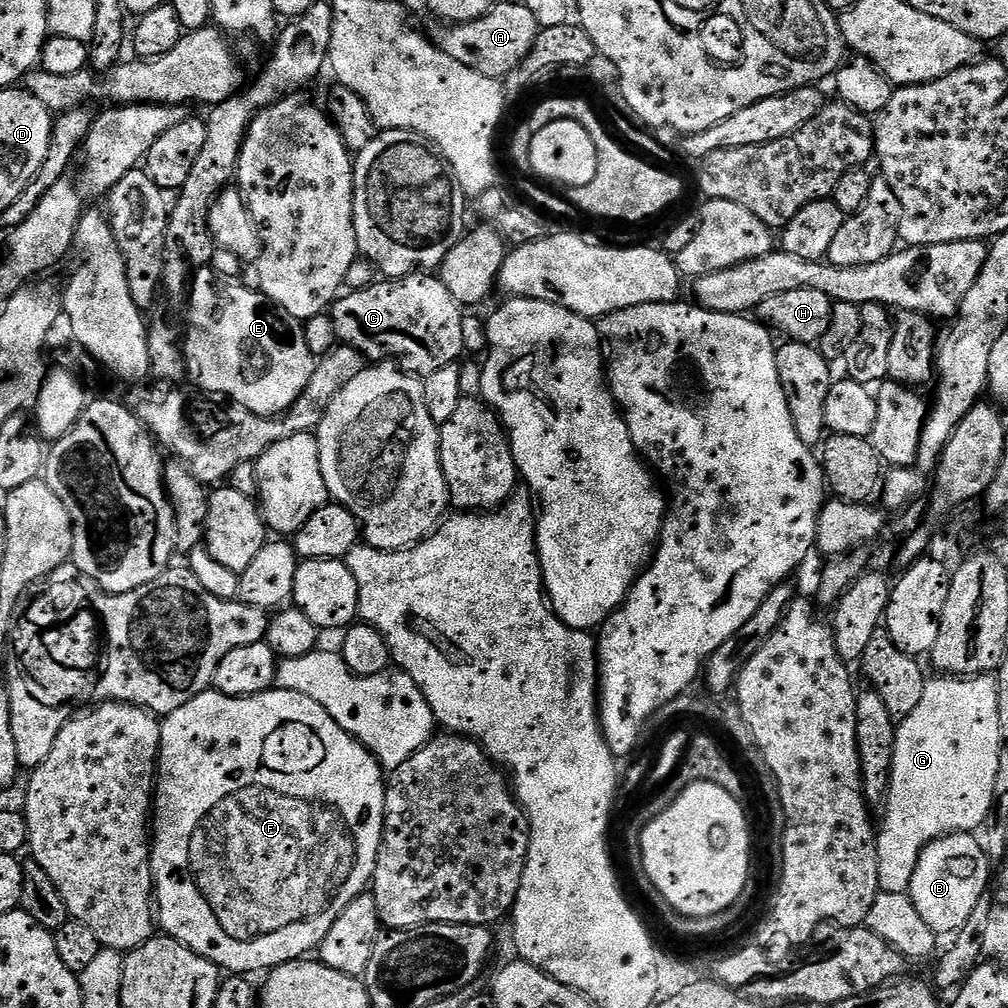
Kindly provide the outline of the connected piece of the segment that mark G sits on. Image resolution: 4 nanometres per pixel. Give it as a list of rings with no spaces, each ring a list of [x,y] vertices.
[[[991,675],[973,676],[971,678],[936,678],[929,679],[924,685],[922,699],[905,720],[896,725],[896,741],[894,742],[894,762],[890,774],[890,786],[888,795],[882,805],[884,821],[879,821],[876,834],[876,853],[878,854],[878,882],[881,892],[890,894],[902,894],[912,887],[914,870],[918,866],[918,858],[922,850],[931,840],[937,840],[943,836],[953,836],[955,832],[975,833],[975,828],[983,829],[986,821],[992,814],[992,799],[994,798],[994,778],[998,778],[998,758],[1000,757],[1000,743],[998,742],[998,690],[996,681]]]

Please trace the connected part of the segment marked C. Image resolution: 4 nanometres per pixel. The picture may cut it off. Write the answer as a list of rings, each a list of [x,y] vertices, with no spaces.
[[[413,274],[411,276],[401,276],[399,278],[384,278],[379,281],[381,284],[372,284],[369,288],[360,288],[357,292],[352,292],[341,295],[339,299],[333,303],[330,309],[332,324],[336,328],[337,337],[343,343],[350,345],[352,348],[357,348],[363,354],[365,361],[368,362],[394,362],[396,367],[401,368],[404,372],[410,372],[413,376],[421,378],[434,374],[434,370],[442,370],[442,366],[450,366],[457,363],[461,358],[460,355],[464,352],[464,316],[462,305],[451,296],[450,290],[446,288],[436,274]]]

